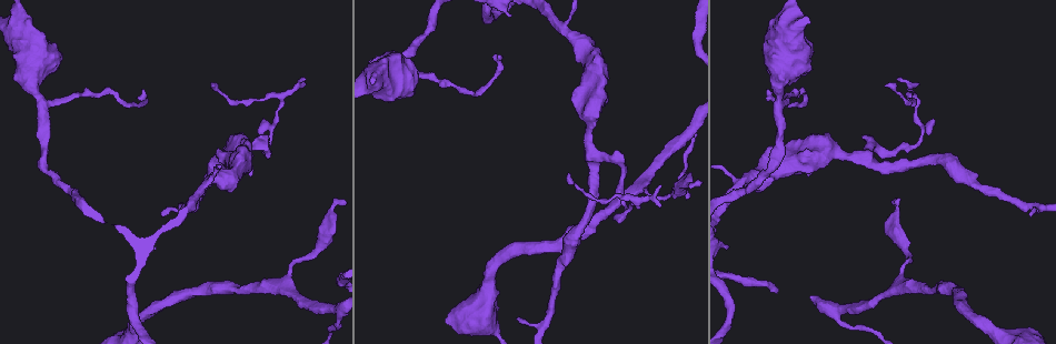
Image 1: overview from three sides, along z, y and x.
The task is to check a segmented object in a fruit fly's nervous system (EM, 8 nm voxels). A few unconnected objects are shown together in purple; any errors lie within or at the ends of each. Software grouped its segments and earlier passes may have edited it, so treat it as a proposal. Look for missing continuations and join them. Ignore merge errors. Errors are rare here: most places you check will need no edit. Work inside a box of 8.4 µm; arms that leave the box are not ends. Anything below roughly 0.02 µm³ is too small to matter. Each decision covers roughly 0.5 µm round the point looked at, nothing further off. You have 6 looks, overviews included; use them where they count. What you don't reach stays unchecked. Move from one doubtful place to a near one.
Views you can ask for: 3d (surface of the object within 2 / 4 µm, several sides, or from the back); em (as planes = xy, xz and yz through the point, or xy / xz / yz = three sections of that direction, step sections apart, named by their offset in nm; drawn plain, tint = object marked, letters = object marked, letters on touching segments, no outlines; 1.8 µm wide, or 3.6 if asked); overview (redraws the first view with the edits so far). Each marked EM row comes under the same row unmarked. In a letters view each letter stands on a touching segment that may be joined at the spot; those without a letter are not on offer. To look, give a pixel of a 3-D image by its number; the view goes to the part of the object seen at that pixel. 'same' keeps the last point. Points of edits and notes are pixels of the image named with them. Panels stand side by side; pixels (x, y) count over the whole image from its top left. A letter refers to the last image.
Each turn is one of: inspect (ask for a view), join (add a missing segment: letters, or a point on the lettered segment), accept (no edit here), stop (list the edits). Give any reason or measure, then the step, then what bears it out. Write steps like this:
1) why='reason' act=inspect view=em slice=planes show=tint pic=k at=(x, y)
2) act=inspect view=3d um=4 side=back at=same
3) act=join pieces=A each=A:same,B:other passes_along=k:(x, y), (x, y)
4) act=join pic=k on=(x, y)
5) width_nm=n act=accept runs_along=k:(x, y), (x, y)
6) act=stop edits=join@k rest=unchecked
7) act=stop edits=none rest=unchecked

why='calibre changes' act=inspect view=3d um=4 pic=1 at=(32, 67)

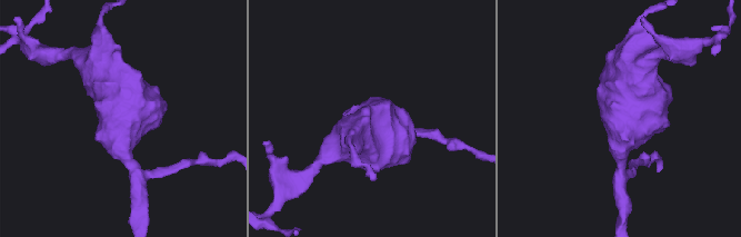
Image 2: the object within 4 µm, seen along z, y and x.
act=inspect view=em um=3.6 slice=planes show=tint pic=2 at=(628, 122)

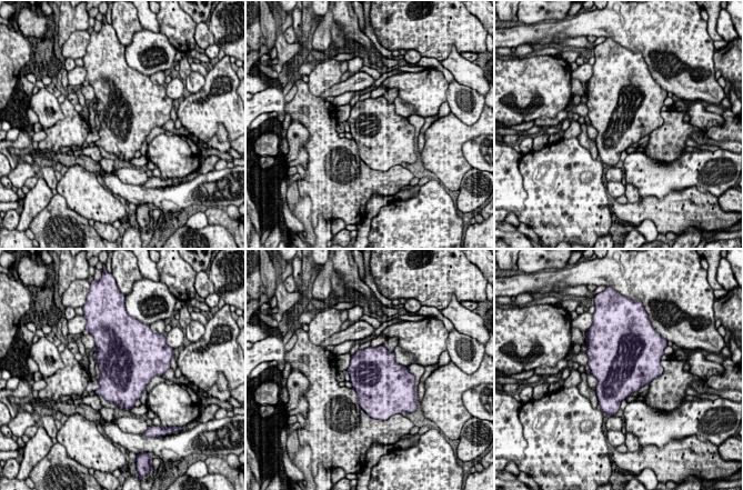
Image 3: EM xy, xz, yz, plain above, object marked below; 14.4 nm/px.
act=inspect view=em um=3.6 slice=planes show=letters at=same

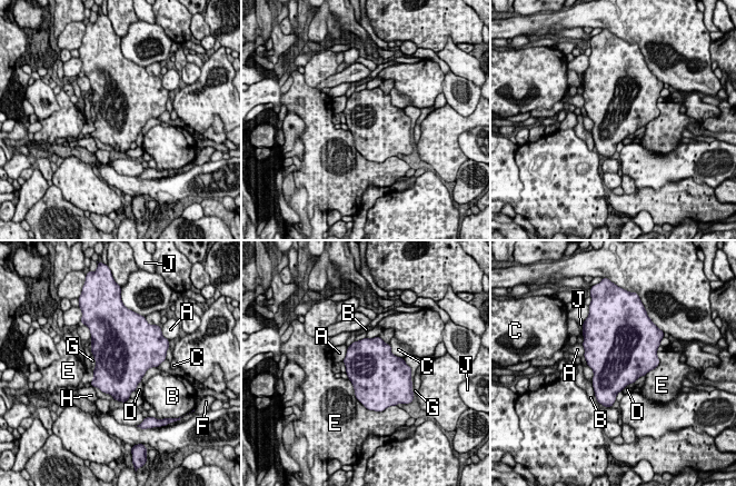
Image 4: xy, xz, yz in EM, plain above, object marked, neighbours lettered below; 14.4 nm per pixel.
act=accept each=A:other,B:other,C:other,D:other,E:other,F:other,G:other,H:other,J:other found='no lettered segment goes on from it'

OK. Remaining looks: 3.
why='tapers out' act=inspect view=em slice=yz step=8 show=letters pic=1 at=(567, 175)

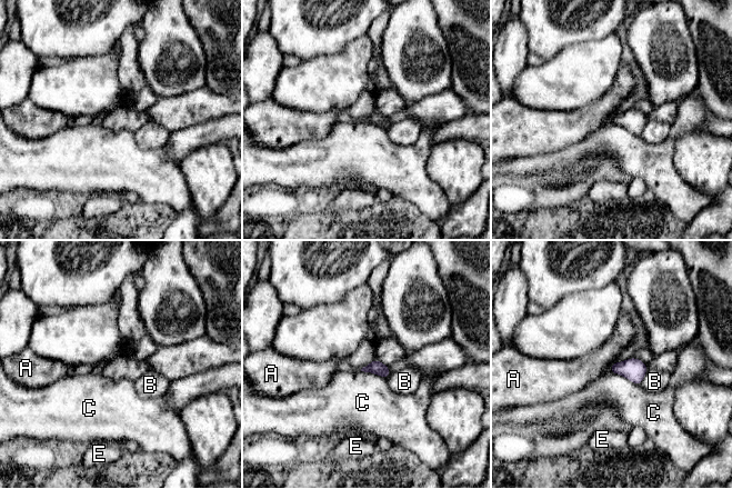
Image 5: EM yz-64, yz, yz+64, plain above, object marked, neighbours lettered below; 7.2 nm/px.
why='cut it another way' act=inspect view=em slice=planes show=letters at=same

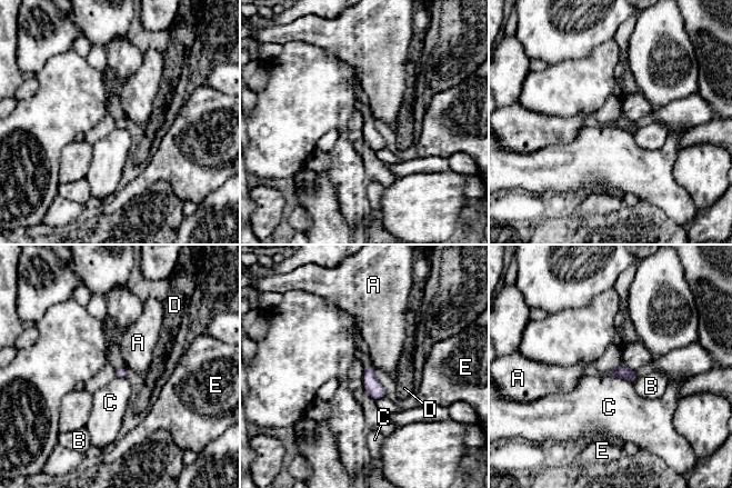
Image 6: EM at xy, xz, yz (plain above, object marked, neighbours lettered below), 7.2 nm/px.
act=accept each=A:other,B:other,C:other,D:other,E:other border=6:(608, 375), (624, 378), (632, 384) found='none of them fits'

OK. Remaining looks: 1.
act=stop edits=none rest=unchecked

